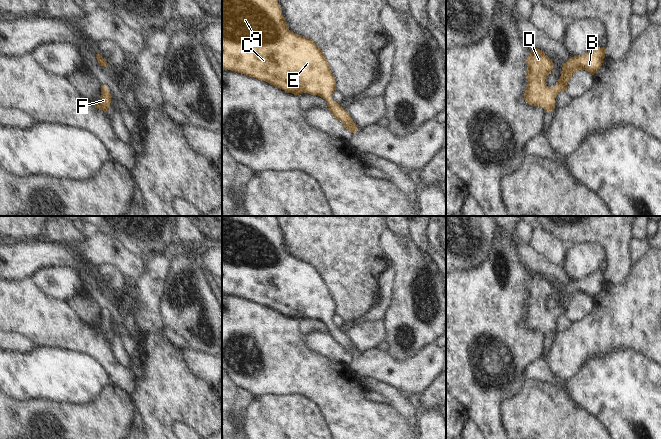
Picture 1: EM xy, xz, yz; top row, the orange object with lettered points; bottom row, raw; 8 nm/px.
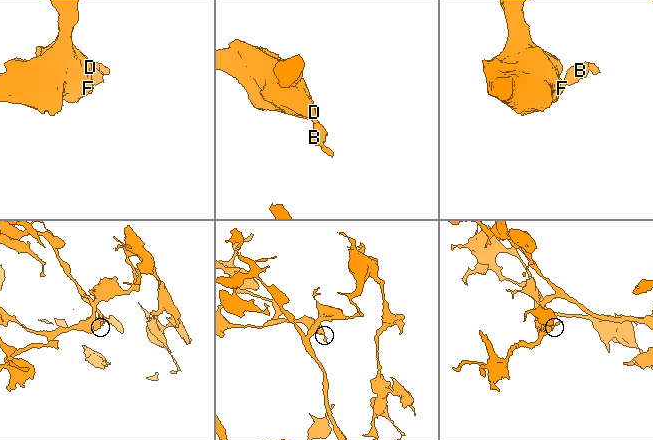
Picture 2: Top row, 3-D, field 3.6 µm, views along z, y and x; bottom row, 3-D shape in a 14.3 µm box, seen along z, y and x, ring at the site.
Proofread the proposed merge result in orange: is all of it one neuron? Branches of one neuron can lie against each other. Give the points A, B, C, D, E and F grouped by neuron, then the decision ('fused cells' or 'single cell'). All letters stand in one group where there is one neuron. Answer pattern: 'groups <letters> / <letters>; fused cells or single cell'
groups A B C D E F; single cell

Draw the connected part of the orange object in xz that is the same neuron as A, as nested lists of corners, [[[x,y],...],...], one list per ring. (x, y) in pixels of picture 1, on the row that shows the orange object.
[[[222,0],[222,70],[254,77],[294,95],[318,95],[327,101],[328,110],[346,129],[352,133],[358,131],[350,114],[332,100],[332,93],[336,91],[336,79],[326,56],[312,39],[288,29],[278,0]]]

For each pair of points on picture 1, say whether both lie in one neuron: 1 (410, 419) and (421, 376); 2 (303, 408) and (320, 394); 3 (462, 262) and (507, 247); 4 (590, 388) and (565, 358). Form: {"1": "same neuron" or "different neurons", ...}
{"1": "different neurons", "2": "different neurons", "3": "different neurons", "4": "different neurons"}

